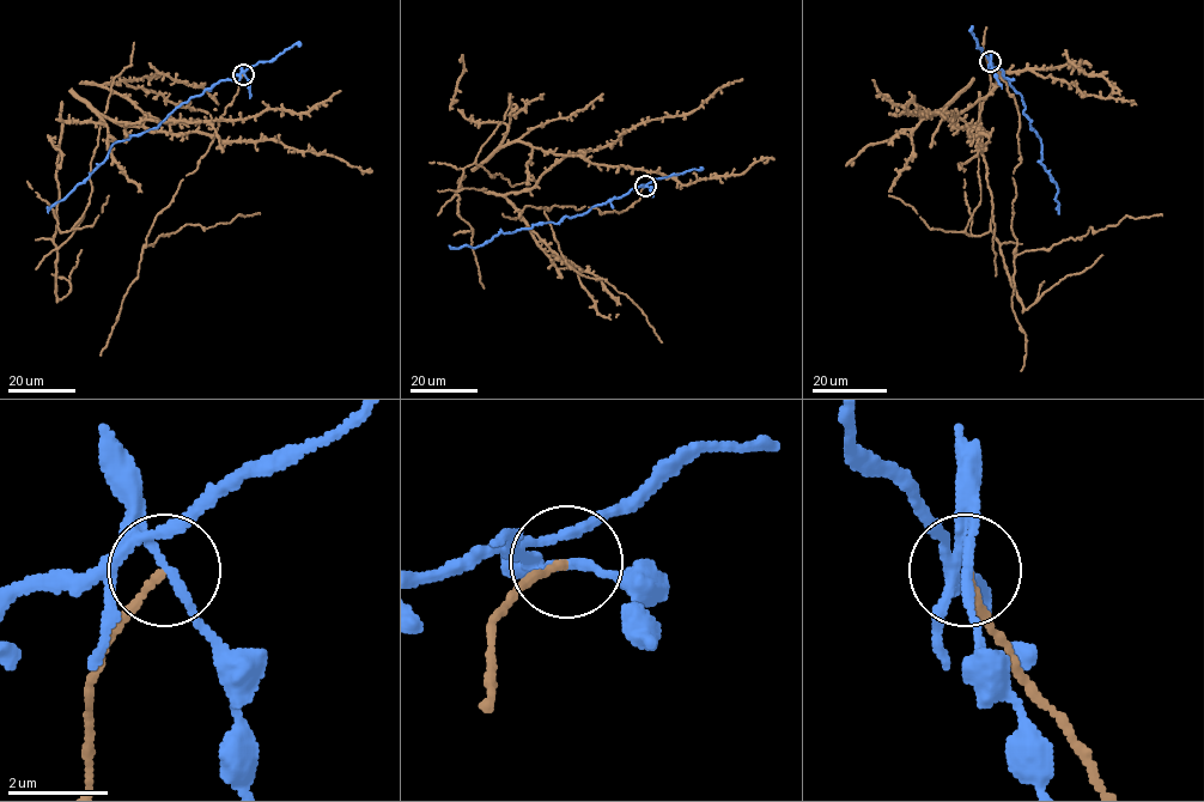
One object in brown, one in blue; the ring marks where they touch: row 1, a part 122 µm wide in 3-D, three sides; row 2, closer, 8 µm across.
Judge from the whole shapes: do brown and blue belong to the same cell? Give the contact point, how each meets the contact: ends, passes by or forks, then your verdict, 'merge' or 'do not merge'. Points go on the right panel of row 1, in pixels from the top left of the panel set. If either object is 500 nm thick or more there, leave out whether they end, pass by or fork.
(990, 61) | brown ends | blue passes by | do not merge

